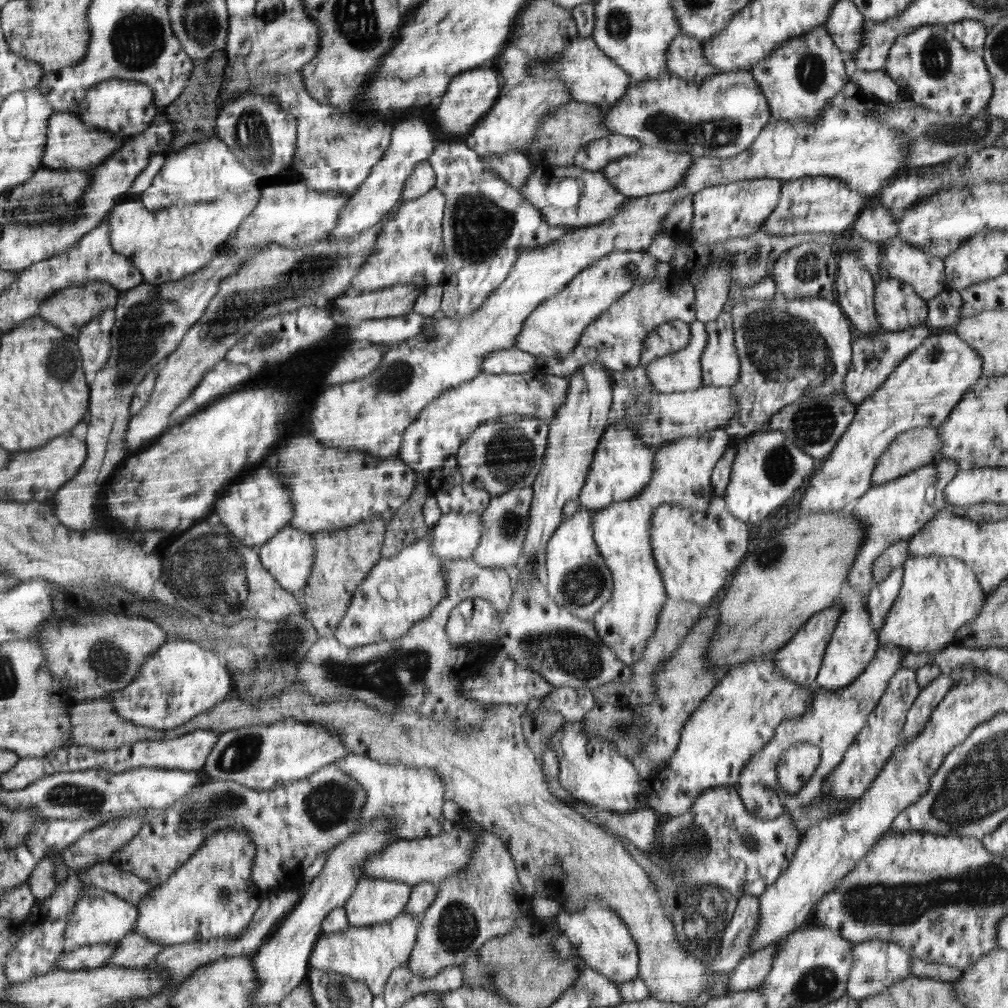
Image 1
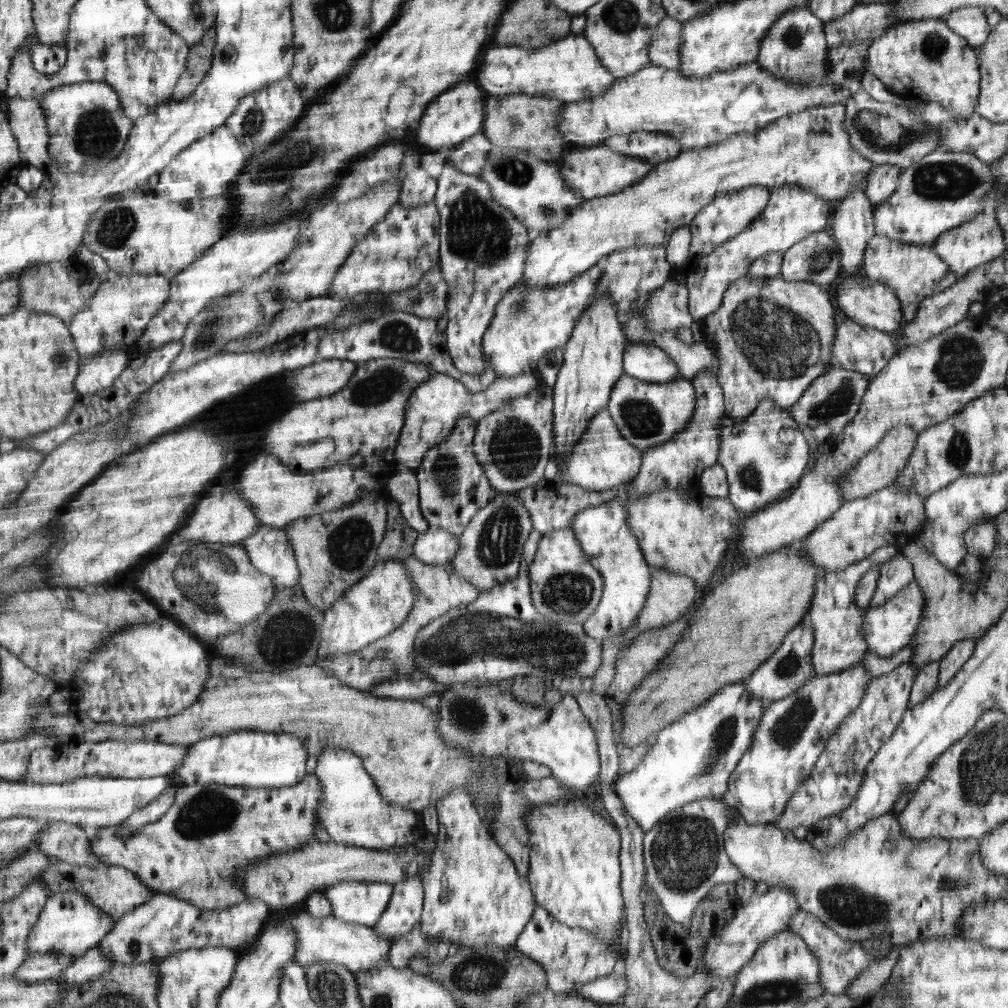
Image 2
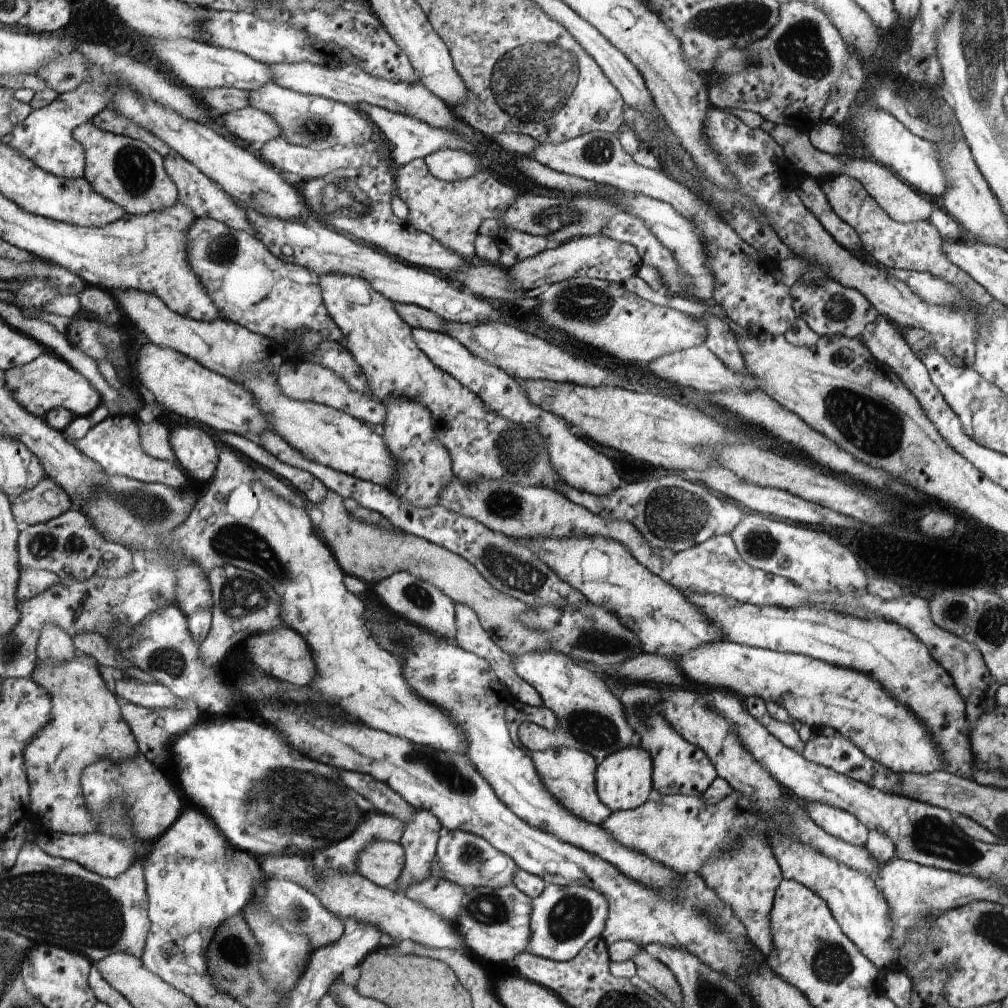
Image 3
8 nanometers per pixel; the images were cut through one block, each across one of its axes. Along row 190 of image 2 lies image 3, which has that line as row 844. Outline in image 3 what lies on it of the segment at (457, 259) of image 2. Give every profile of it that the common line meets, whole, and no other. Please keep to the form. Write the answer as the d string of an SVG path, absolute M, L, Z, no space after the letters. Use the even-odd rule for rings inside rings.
M462 830L442 831L436 840L435 856L442 878L463 888L498 889L511 883L518 870L514 859L495 850L495 847L492 847L486 839Z

